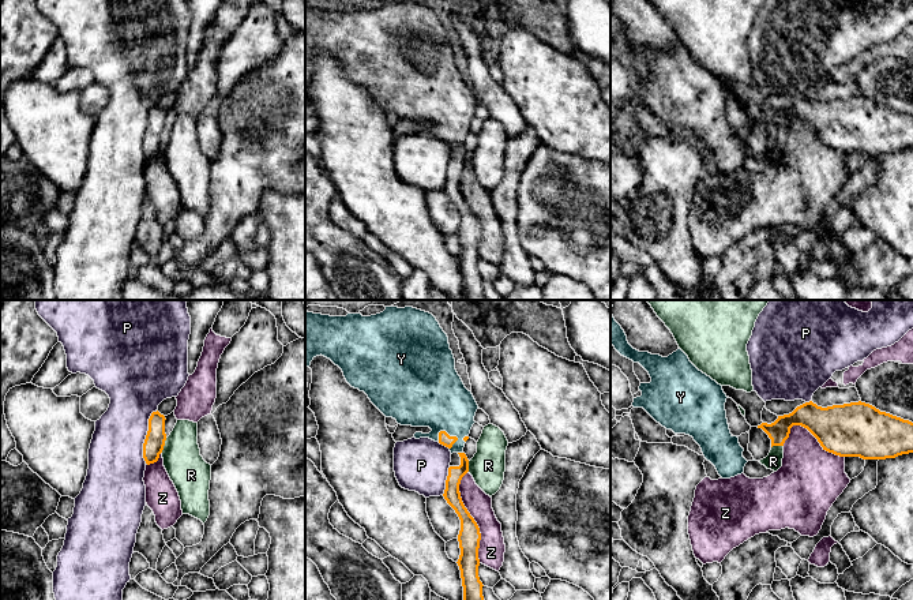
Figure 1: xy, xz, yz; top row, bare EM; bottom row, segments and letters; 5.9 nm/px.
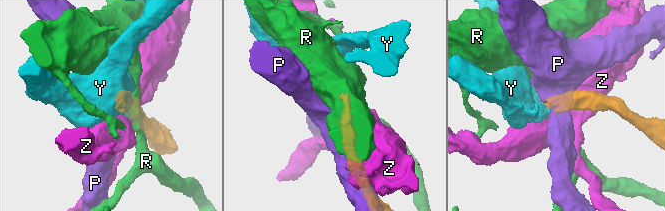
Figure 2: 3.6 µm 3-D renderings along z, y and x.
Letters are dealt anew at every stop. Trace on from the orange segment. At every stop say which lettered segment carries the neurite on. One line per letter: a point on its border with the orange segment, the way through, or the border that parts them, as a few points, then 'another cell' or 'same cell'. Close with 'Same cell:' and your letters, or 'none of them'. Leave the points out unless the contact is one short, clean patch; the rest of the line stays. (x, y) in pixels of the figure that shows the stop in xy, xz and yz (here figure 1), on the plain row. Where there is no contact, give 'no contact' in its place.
P: meets orange in xy at (146, 130); another cell
R: meets orange in xy at (164, 139); border along xy (166, 132), (161, 146); another cell
Y: meets orange in xz at (454, 131); runs through xz (444, 134), (454, 131), (450, 107), (438, 93); same cell
Z: meets orange in xz at (472, 212); another cell
Same cell: Y

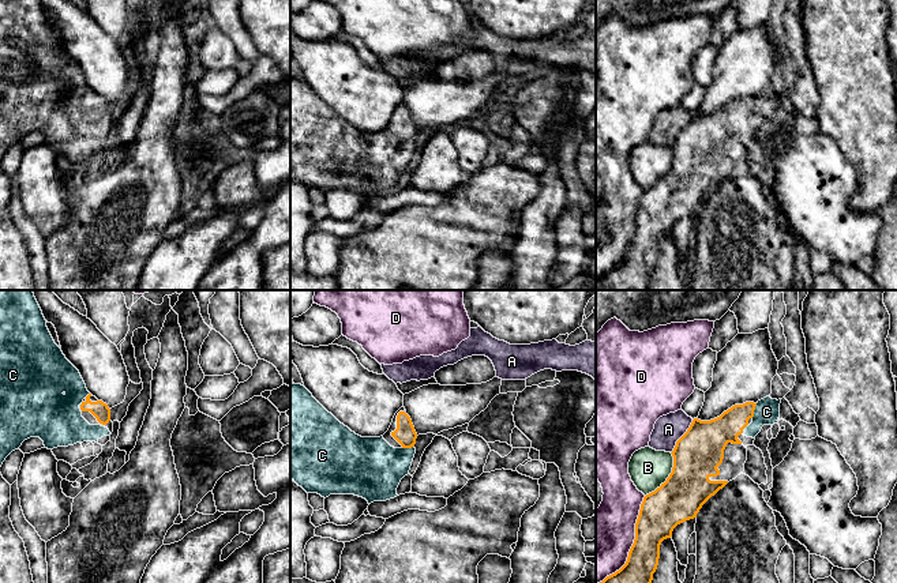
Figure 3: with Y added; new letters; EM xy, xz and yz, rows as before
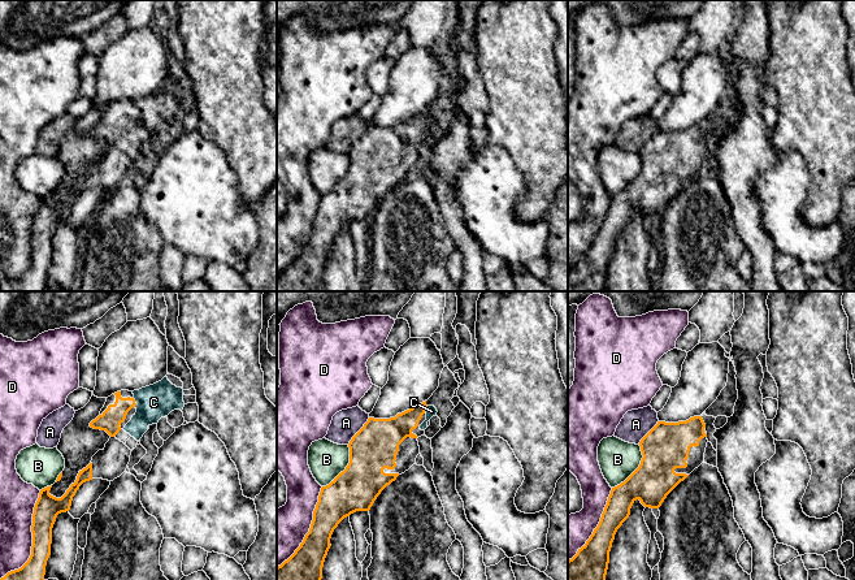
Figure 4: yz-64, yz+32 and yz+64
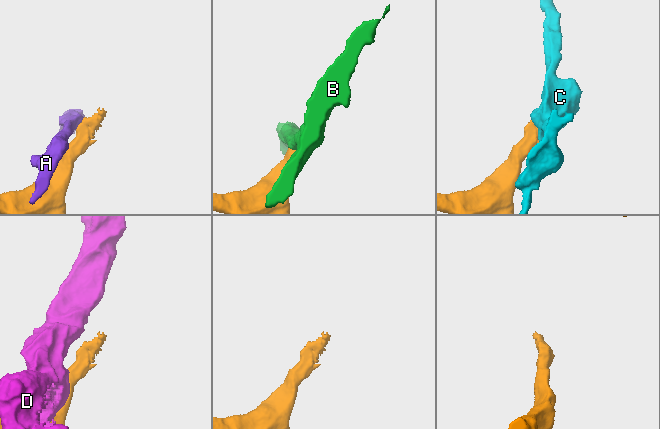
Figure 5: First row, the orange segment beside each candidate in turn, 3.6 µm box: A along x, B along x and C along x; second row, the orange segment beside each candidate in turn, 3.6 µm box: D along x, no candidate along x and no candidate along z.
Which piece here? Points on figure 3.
A: meets orange in yz at (682, 131); border along yz (693, 115), (671, 147); another cell
B: meets orange in yz at (668, 172); border along yz (671, 147), (672, 166), (645, 191); another cell
C: meets orange in yz at (754, 104); runs through yz (719, 127), (742, 108), (754, 104), (766, 106); same cell
D: meets orange in yz at (633, 239); another cell
Same cell: C

